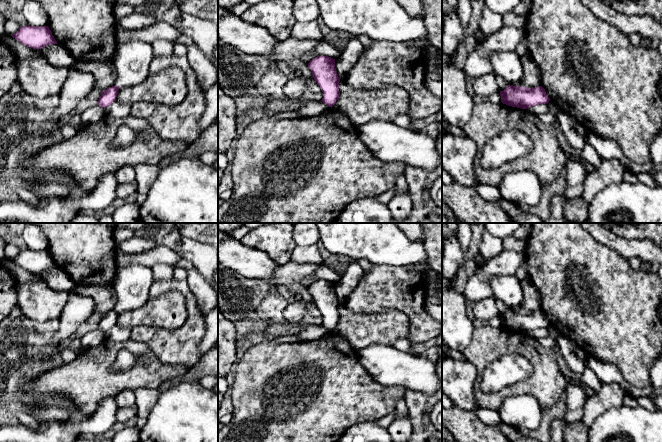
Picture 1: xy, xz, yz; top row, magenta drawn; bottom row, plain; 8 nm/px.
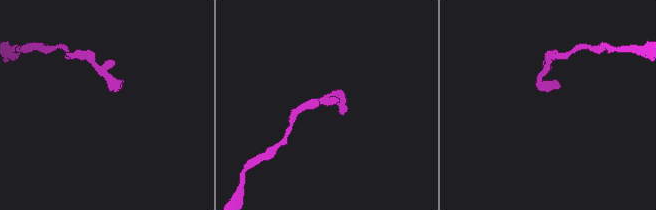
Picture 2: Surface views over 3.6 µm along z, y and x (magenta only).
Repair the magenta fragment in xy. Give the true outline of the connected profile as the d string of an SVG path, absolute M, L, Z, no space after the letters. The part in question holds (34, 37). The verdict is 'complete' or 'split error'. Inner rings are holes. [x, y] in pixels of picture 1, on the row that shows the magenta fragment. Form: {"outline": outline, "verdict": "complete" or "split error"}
{"outline": "M21 26L11 36L20 43L33 49L41 49L47 45L58 44L48 26Z", "verdict": "complete"}

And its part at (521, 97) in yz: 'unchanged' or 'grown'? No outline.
unchanged

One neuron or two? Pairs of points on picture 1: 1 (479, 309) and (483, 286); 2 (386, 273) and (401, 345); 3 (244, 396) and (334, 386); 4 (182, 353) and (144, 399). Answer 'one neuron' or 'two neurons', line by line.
1: two neurons
2: two neurons
3: one neuron
4: two neurons

